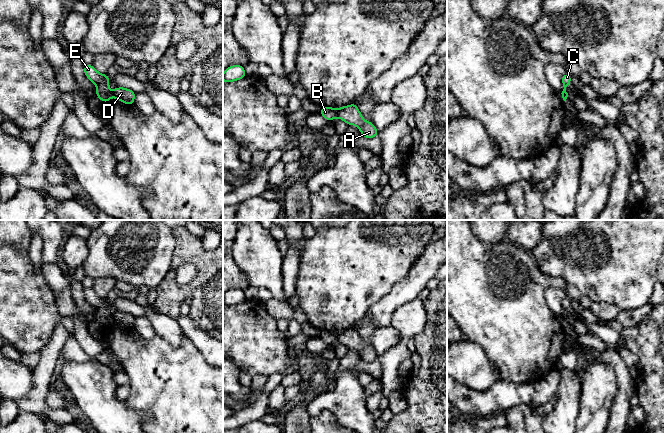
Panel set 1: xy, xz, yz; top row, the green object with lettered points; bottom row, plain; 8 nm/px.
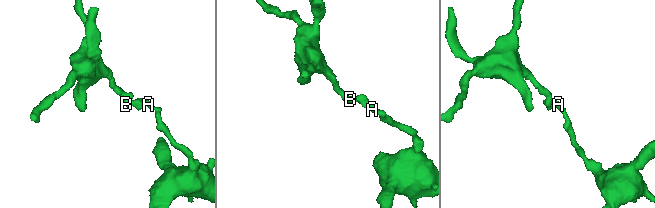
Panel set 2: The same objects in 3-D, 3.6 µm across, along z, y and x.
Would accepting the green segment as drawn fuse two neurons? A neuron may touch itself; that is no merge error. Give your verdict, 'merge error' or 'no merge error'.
merge error

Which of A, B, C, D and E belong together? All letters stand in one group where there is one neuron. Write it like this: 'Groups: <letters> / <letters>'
Groups: A D / B C E

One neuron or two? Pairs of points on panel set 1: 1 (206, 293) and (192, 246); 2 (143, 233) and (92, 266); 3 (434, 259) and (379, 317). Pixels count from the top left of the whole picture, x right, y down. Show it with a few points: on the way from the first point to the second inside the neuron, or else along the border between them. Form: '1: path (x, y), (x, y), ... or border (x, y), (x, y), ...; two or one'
1: path (206, 281), (206, 263), (201, 258); one
2: path (130, 245), (116, 249), (105, 259); one
3: path (421, 273), (391, 303); one

